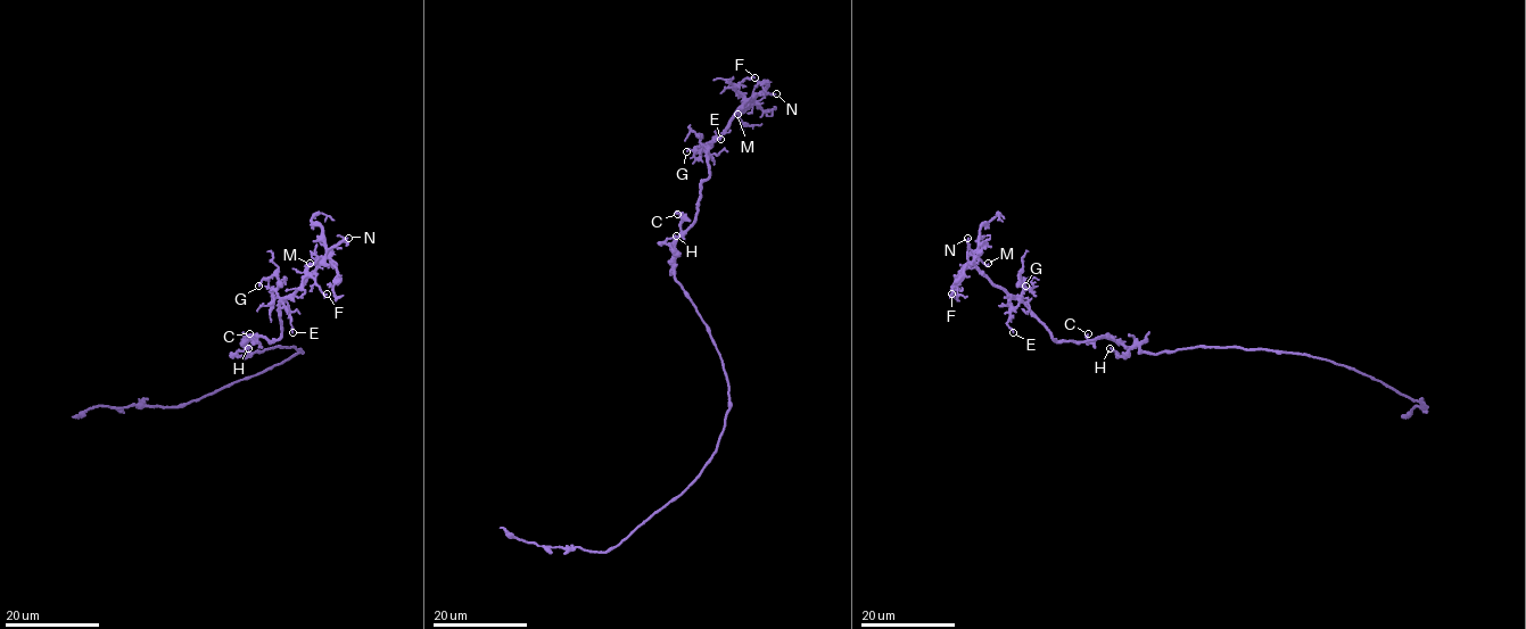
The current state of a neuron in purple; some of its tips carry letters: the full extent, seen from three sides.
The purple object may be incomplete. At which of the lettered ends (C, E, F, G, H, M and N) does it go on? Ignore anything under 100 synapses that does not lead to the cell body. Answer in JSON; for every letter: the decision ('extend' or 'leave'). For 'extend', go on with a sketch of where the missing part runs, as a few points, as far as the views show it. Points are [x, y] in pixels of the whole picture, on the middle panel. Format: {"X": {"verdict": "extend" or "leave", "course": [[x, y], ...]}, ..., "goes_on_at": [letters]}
{"C": {"verdict": "leave"}, "E": {"verdict": "leave"}, "F": {"verdict": "leave"}, "G": {"verdict": "leave"}, "H": {"verdict": "leave"}, "M": {"verdict": "leave"}, "N": {"verdict": "extend", "course": [[776, 93], [766, 89], [741, 92], [723, 88], [712, 79], [700, 79], [696, 67], [698, 33], [704, 31]]}, "goes_on_at": ["N"]}

